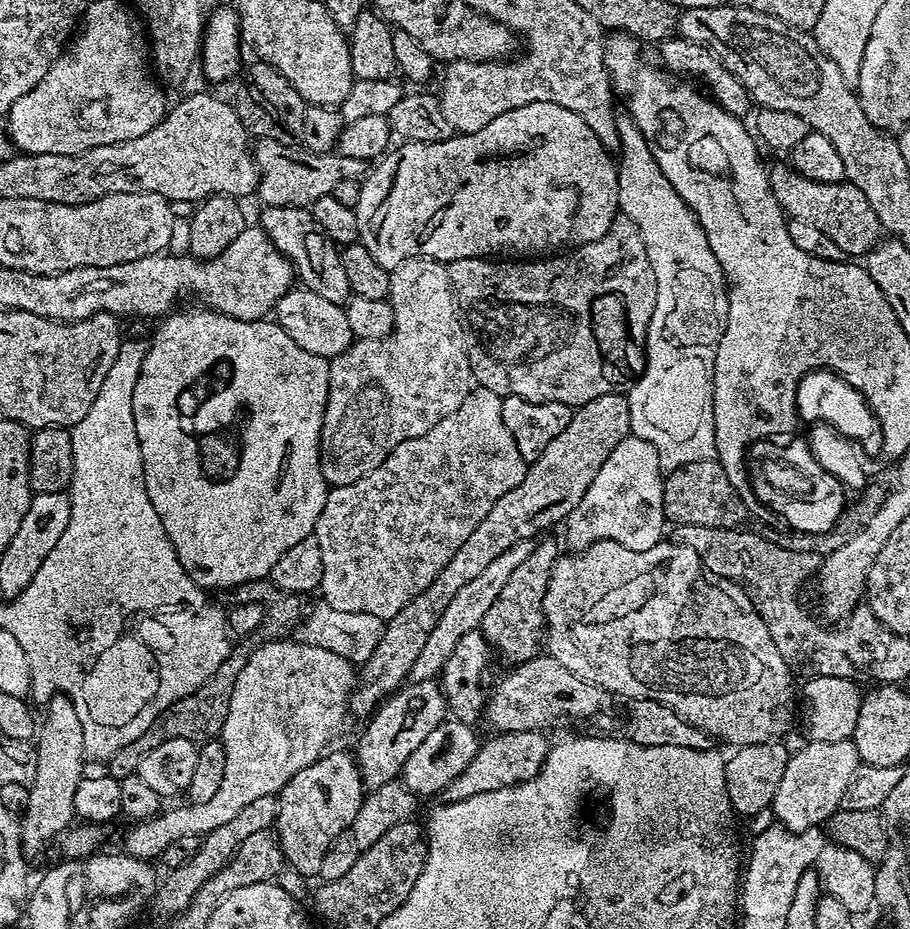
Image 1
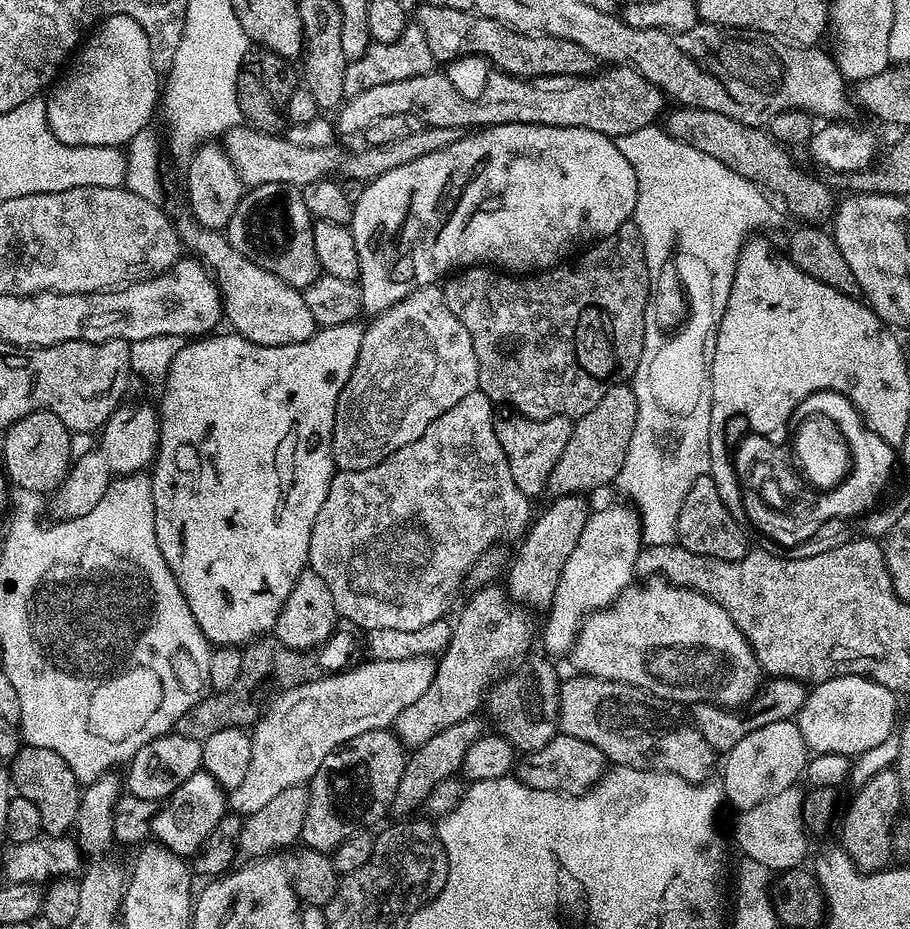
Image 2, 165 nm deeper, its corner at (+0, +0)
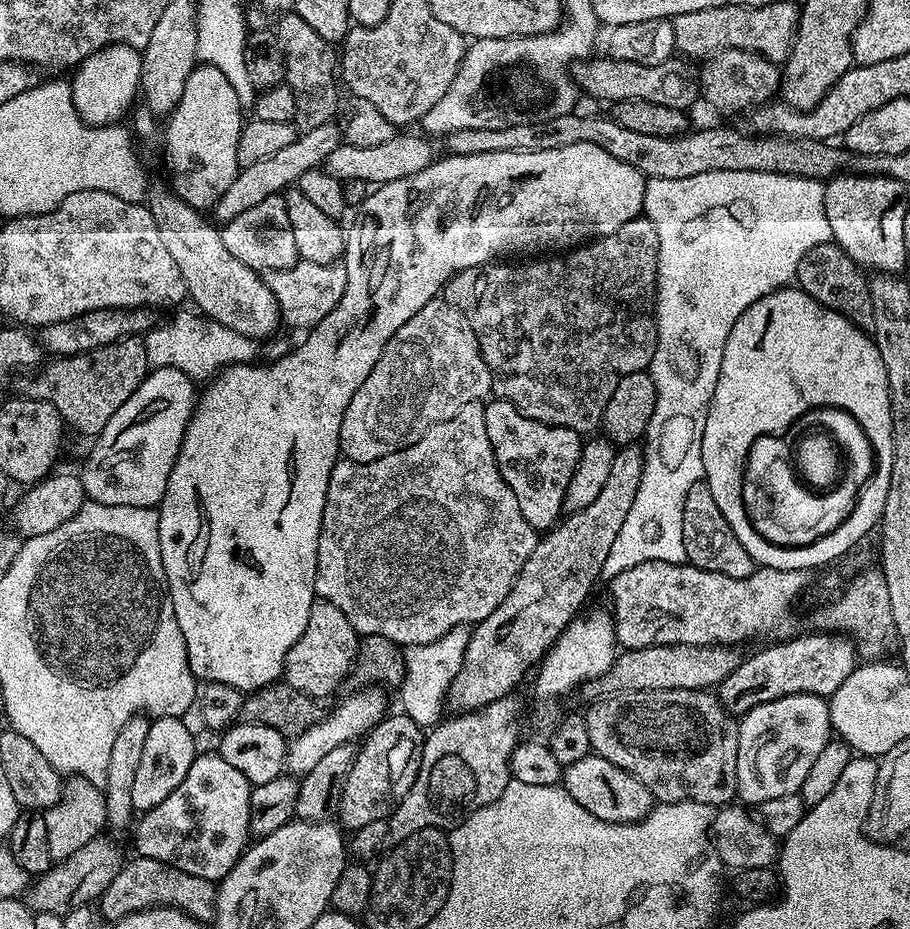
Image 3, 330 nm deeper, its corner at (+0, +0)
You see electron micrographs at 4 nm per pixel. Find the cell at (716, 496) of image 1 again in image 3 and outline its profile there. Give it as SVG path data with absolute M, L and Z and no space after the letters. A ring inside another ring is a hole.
M703 482L690 486L690 494L686 494L686 502L682 506L682 546L686 550L687 563L707 572L746 578L758 567L750 554L746 554L746 546L738 542L738 534L730 530L730 522L722 518L722 510L718 510L718 502L714 502L710 486Z

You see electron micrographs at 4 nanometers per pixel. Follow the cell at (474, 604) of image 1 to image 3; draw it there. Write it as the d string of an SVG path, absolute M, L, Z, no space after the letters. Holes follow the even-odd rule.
M364 686L356 691L360 692L346 697L329 716L327 713L323 718L317 720L314 726L310 726L302 734L288 740L286 768L289 773L303 774L314 770L314 766L318 766L318 762L322 762L322 758L326 758L330 750L343 744L352 744L356 742L356 739L359 741L384 719L386 715L384 707L388 704L387 698L384 697L385 689L380 686Z

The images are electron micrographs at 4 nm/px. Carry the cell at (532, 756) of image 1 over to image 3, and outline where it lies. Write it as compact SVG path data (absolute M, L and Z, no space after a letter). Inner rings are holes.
M595 754L583 756L567 765L562 772L562 786L568 791L570 798L574 798L578 806L582 806L582 810L590 810L590 814L594 814L594 818L602 822L637 824L642 818L646 818L654 807L652 791L642 786L642 782L638 782L634 774Z

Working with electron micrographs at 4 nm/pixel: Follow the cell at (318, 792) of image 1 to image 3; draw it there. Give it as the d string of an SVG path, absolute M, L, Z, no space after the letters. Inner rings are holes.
M403 714L385 715L384 719L367 733L364 746L359 747L356 761L350 766L352 781L345 783L340 795L338 820L345 829L355 830L370 822L387 820L391 816L418 778L420 760L424 756L424 738L425 733L421 728Z

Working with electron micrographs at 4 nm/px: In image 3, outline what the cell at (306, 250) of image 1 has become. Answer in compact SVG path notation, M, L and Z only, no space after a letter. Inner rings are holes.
M283 195L271 196L250 206L250 210L245 210L238 214L238 218L223 225L220 237L222 242L226 242L226 250L230 250L230 254L234 254L238 262L250 266L261 274L286 270L300 260Z

